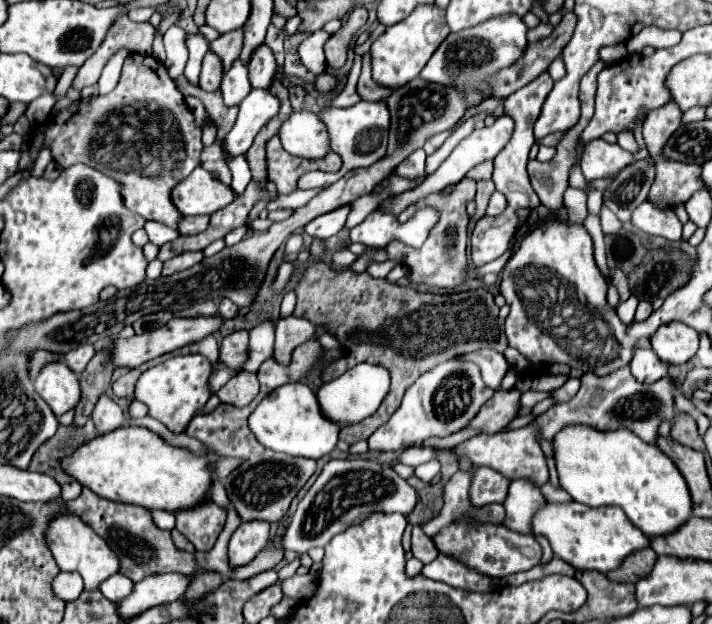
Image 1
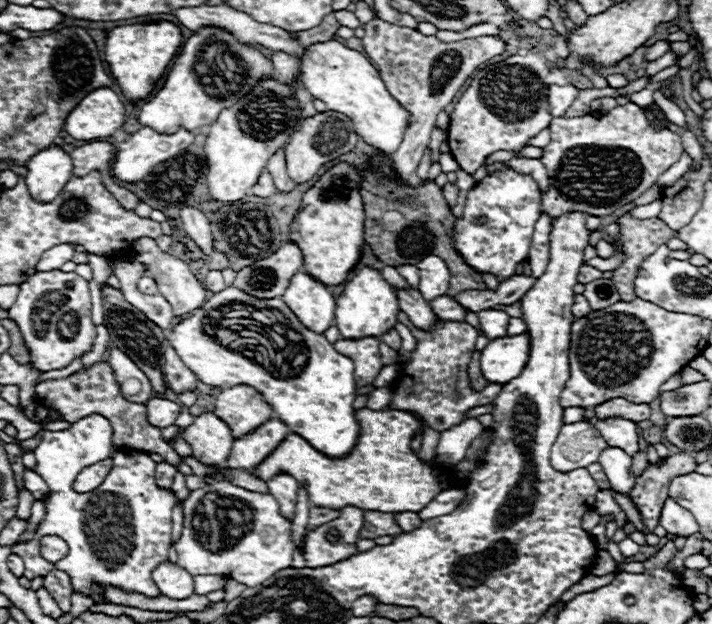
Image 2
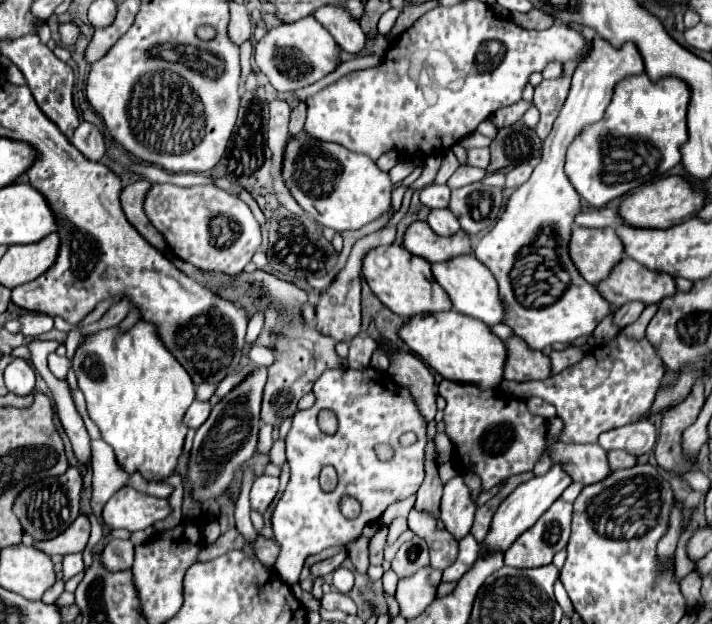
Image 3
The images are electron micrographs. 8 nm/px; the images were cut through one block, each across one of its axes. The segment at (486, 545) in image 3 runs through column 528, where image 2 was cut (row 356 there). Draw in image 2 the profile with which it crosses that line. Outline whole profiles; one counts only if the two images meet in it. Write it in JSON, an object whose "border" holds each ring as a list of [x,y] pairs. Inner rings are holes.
{"border":[[[528,334],[494,338],[480,354],[482,376],[492,384],[506,384],[518,376],[528,358]]]}

